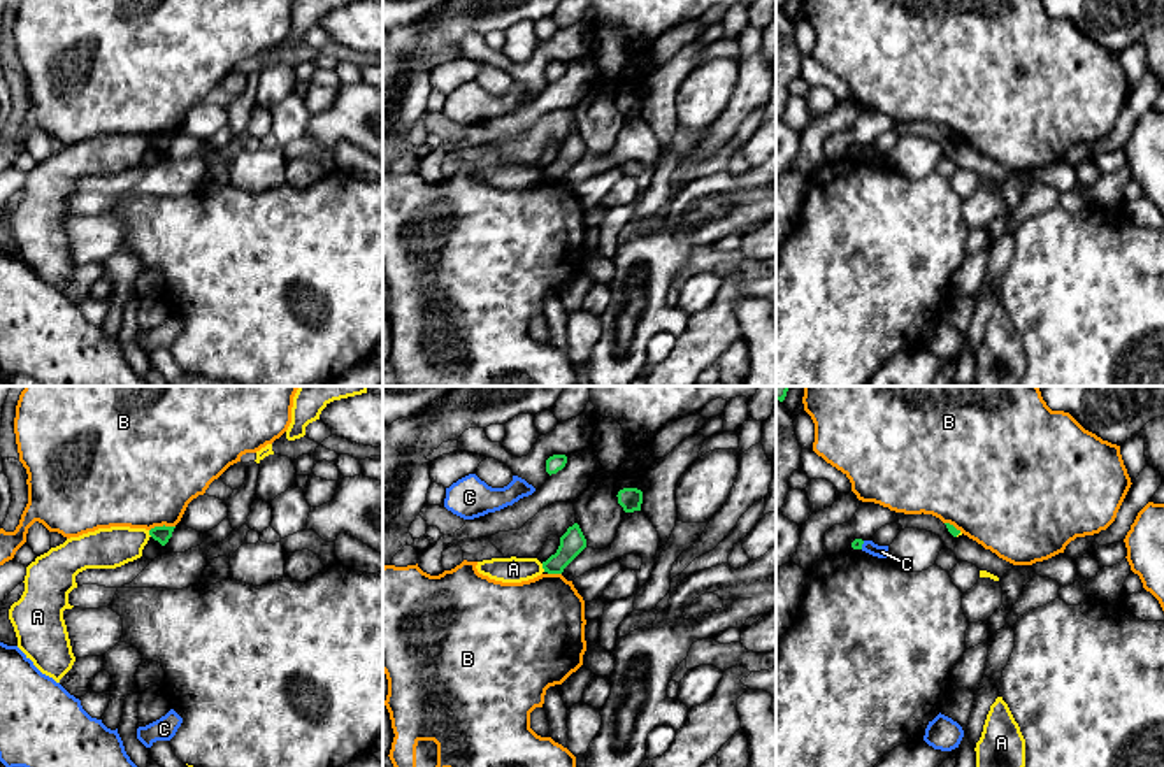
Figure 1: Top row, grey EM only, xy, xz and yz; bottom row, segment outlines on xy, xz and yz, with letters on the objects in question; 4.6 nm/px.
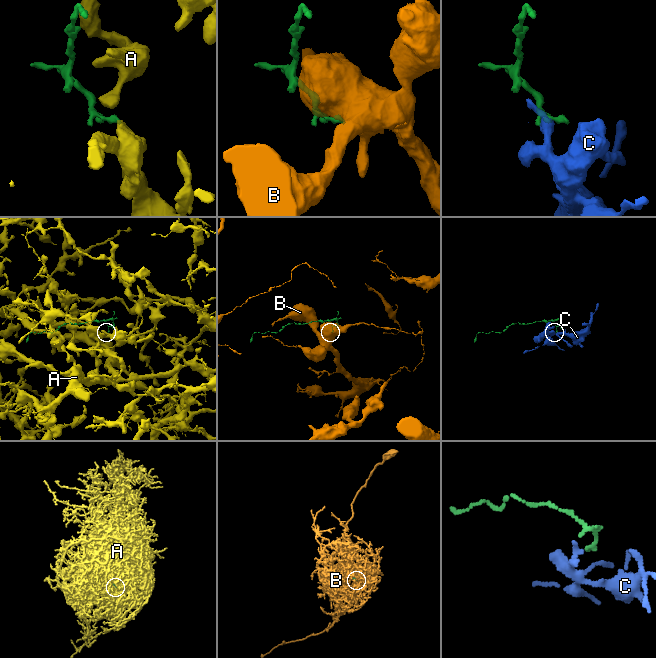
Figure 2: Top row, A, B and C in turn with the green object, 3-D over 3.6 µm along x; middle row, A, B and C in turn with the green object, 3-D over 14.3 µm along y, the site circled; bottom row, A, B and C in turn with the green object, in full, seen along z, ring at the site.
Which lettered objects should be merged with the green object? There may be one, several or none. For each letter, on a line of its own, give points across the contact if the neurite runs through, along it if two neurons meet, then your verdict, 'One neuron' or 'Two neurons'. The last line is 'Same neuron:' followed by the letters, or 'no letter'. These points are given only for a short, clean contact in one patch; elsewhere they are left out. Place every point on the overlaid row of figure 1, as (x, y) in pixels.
A: Boundary: xz (541, 564), (545, 571). Two neurons
B: Two neurons
C: Boundary: yz (864, 541), (861, 548). Two neurons
Same neuron: no letter

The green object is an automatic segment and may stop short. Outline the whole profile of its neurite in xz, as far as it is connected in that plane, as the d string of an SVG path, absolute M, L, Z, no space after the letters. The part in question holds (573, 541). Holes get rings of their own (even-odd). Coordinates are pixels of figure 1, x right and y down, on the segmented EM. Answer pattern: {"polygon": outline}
{"polygon": "M578 523L567 528L560 537L560 546L555 555L542 562L548 574L562 574L564 569L586 548L586 539Z"}

